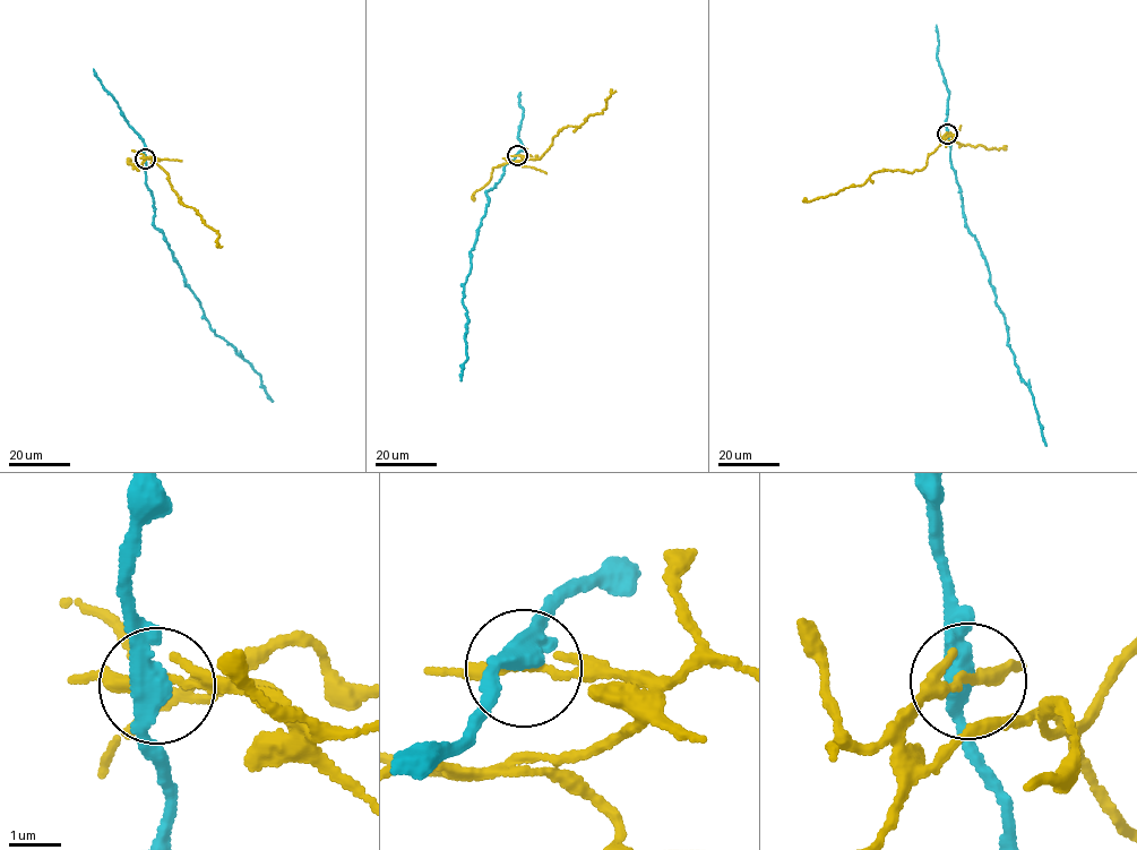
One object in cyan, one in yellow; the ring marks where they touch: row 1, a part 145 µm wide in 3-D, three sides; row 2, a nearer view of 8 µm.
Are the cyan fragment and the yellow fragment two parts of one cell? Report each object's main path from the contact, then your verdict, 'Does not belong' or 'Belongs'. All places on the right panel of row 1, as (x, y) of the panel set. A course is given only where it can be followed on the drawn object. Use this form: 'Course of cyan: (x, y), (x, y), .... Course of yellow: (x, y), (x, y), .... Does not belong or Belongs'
Course of cyan: (948, 134), (965, 225), (987, 264), (996, 303), (1004, 316), (1007, 344), (1019, 377), (1033, 397), (1047, 446). Course of yellow: (948, 134), (921, 170), (873, 172), (862, 185), (802, 200). Does not belong

